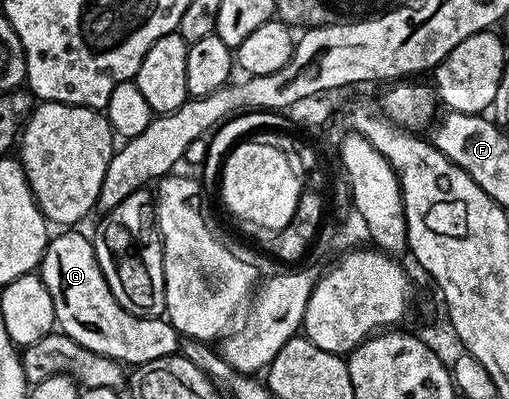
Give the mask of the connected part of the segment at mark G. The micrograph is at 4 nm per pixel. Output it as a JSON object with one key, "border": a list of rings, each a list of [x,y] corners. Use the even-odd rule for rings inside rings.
{"border":[[[60,230],[51,237],[40,259],[38,275],[50,290],[59,331],[78,346],[102,354],[121,366],[149,364],[158,358],[177,355],[181,337],[173,324],[159,316],[130,314],[110,294],[110,286],[99,268],[93,241],[80,230]]]}

